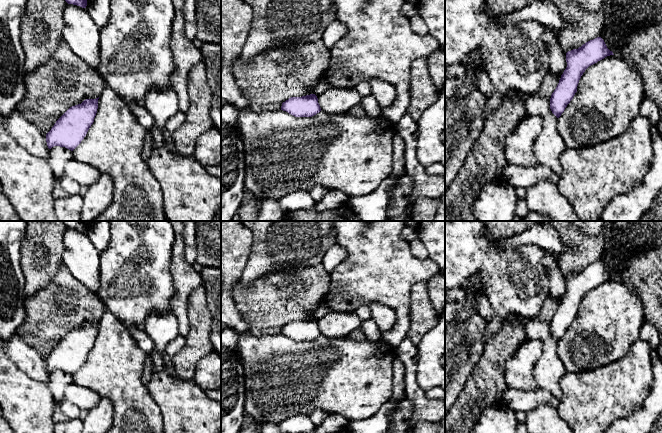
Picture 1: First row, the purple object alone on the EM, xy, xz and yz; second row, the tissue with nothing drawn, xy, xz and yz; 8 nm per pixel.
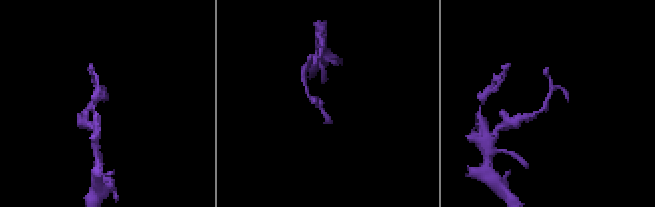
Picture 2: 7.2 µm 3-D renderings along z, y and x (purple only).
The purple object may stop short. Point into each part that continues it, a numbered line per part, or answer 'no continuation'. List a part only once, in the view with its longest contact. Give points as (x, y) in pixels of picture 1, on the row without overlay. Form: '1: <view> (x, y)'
no continuation

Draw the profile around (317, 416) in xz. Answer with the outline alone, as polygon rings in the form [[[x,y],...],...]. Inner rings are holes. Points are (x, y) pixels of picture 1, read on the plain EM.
[[[314,410],[309,413],[309,418],[314,423],[314,425],[319,425],[323,422],[323,420],[327,417],[328,413],[323,412],[321,410]]]

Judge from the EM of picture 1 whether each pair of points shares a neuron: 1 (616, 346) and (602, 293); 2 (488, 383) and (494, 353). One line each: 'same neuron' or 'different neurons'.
1: same neuron
2: same neuron

